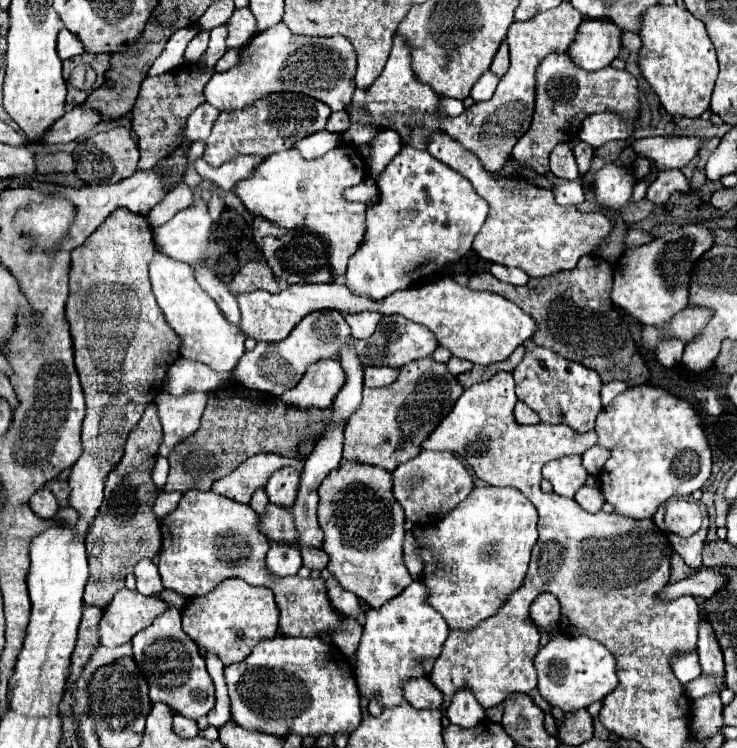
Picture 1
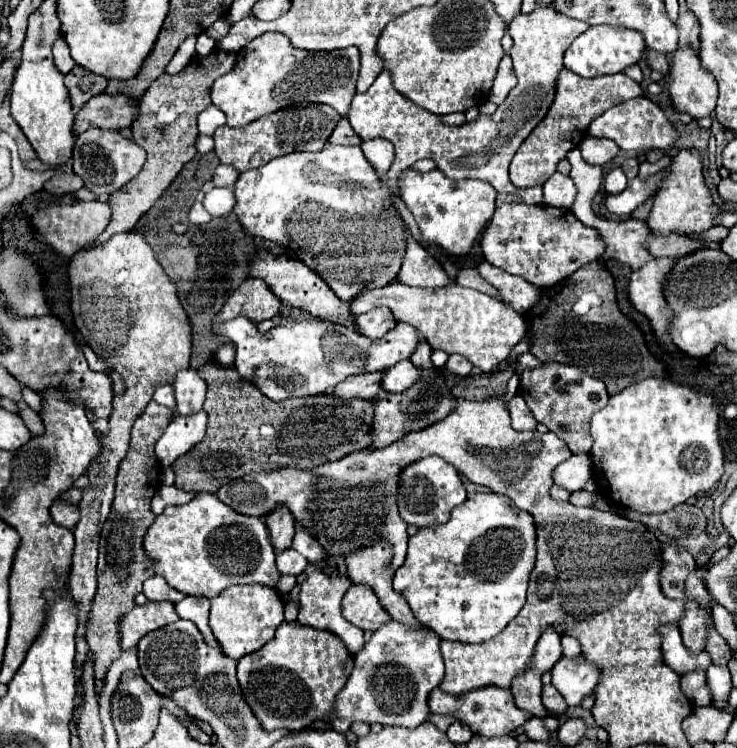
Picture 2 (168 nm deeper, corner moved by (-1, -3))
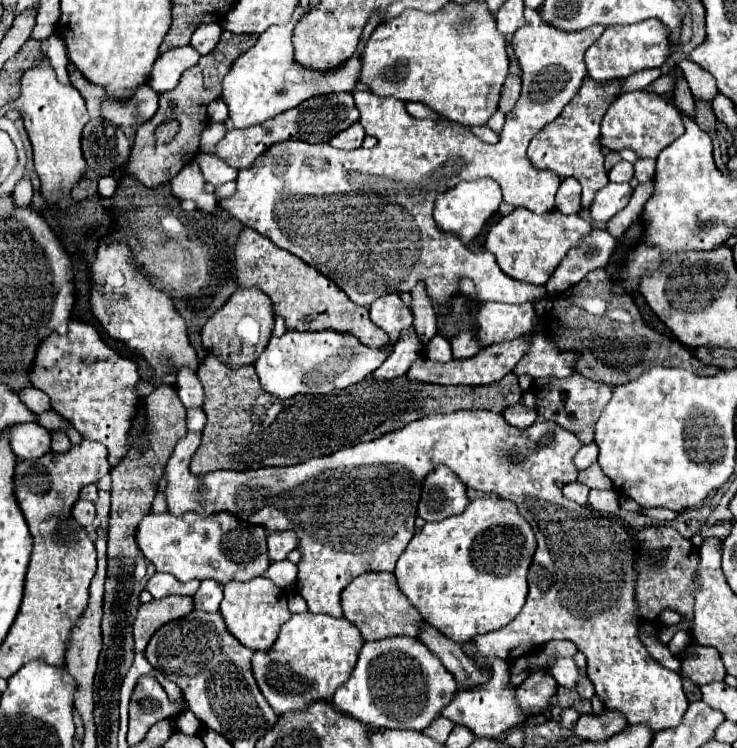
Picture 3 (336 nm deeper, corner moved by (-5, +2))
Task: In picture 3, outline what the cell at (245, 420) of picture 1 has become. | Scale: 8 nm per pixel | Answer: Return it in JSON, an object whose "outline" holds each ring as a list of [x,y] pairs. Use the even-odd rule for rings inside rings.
{"outline":[[[209,354],[197,368],[199,380],[205,388],[205,414],[207,414],[207,426],[203,430],[203,440],[197,450],[197,454],[191,460],[191,472],[193,474],[207,474],[215,470],[257,470],[265,466],[291,466],[299,464],[307,458],[315,456],[327,456],[341,448],[355,446],[359,442],[377,440],[387,432],[399,430],[419,418],[431,416],[431,414],[447,414],[457,410],[491,410],[495,414],[501,414],[507,406],[519,404],[523,398],[523,390],[519,386],[519,380],[515,374],[507,374],[499,382],[487,384],[487,386],[441,386],[441,384],[429,384],[429,382],[417,382],[409,380],[407,376],[393,378],[393,380],[375,380],[367,378],[361,380],[355,386],[349,386],[345,390],[333,390],[327,396],[293,396],[289,400],[275,398],[261,390],[261,384],[257,382],[257,372],[253,366],[243,368],[229,368],[219,358]],[[253,418],[265,418],[261,432],[251,434]]]}

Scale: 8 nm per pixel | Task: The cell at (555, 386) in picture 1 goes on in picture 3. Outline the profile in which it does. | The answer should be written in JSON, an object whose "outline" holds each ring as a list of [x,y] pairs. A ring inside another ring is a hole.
{"outline":[[[573,374],[569,378],[537,378],[531,384],[531,392],[537,394],[539,398],[539,406],[537,406],[537,414],[543,418],[549,418],[553,422],[557,422],[561,428],[573,432],[577,438],[581,438],[583,444],[591,444],[593,436],[595,436],[595,422],[601,416],[601,410],[605,408],[605,404],[611,400],[611,388],[601,384],[601,382],[593,382],[581,374]]]}

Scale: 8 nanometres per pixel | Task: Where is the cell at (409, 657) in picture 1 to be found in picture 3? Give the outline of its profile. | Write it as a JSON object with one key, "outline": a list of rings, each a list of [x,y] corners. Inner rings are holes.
{"outline":[[[393,636],[375,642],[365,642],[351,678],[337,688],[337,694],[333,694],[333,706],[337,712],[353,716],[369,724],[371,728],[411,728],[421,732],[437,716],[441,716],[441,710],[445,708],[445,704],[453,700],[455,692],[457,692],[455,678],[445,670],[441,660],[425,644],[421,644],[417,638]]]}

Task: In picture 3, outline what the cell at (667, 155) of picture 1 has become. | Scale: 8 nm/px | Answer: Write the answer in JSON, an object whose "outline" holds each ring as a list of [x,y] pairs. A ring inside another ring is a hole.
{"outline":[[[609,182],[607,186],[603,186],[591,206],[589,206],[589,214],[595,222],[607,222],[609,218],[613,218],[619,210],[623,210],[627,206],[631,198],[631,186],[629,184],[613,184]]]}

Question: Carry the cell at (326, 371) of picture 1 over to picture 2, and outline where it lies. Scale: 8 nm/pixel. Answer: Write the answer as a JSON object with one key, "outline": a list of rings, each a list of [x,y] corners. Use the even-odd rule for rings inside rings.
{"outline":[[[367,373],[367,375],[349,375],[349,379],[341,381],[331,393],[325,395],[333,395],[335,399],[375,399],[381,393],[381,373]]]}

